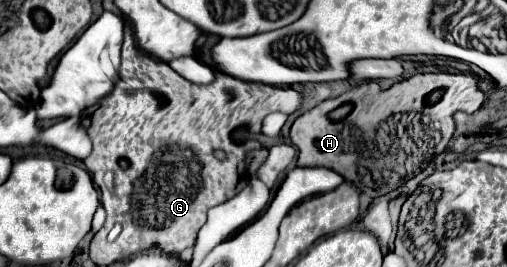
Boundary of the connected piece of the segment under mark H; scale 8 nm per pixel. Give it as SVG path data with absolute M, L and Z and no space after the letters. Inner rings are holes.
M418 74L387 90L382 90L375 81L364 81L358 86L362 86L360 90L366 94L366 102L362 100L364 96L360 96L358 110L354 110L360 116L340 116L340 102L344 102L342 94L336 100L338 104L332 104L334 100L326 100L298 116L290 128L290 138L300 150L298 166L326 166L336 170L370 198L388 194L402 186L422 170L422 162L426 168L426 138L440 136L440 142L446 146L456 128L454 114L460 110L474 114L484 102L484 94L478 90L478 84L470 74ZM434 90L444 90L444 96L440 102L430 104L428 94ZM368 102L372 102L372 106L366 106ZM422 114L430 116L430 124L424 126L424 134Z

